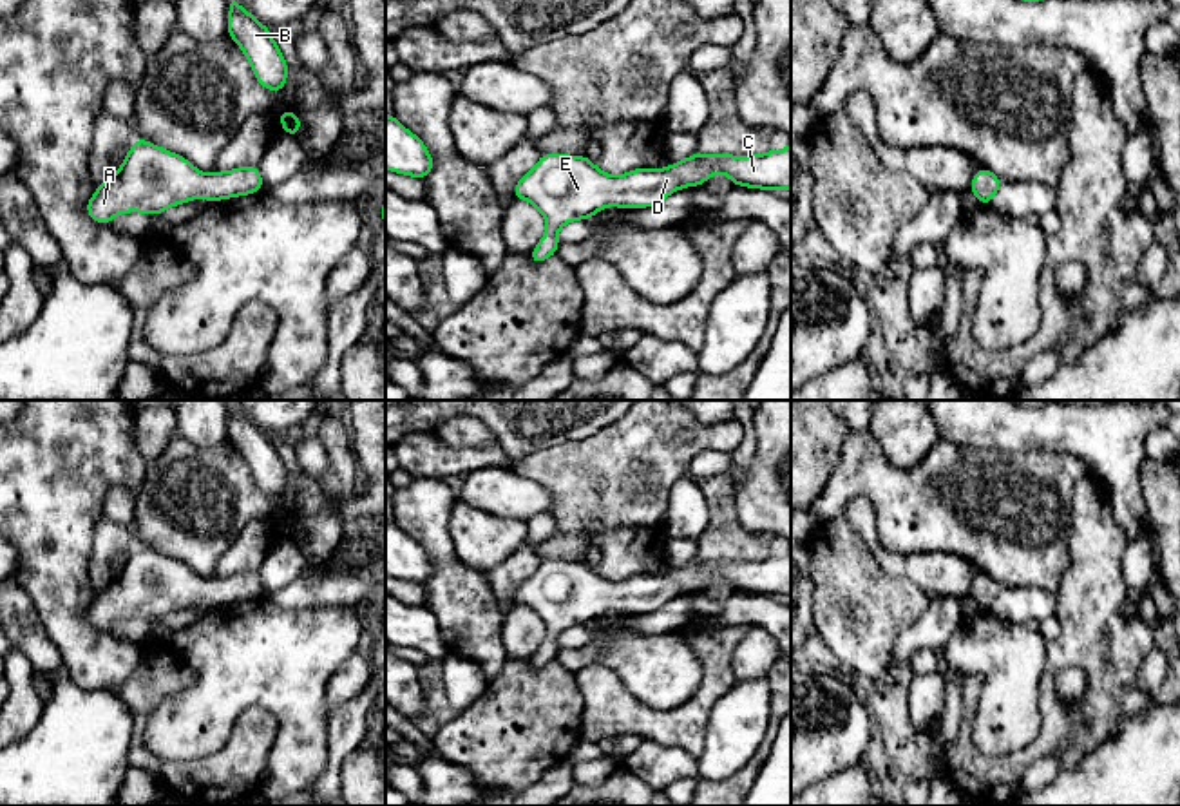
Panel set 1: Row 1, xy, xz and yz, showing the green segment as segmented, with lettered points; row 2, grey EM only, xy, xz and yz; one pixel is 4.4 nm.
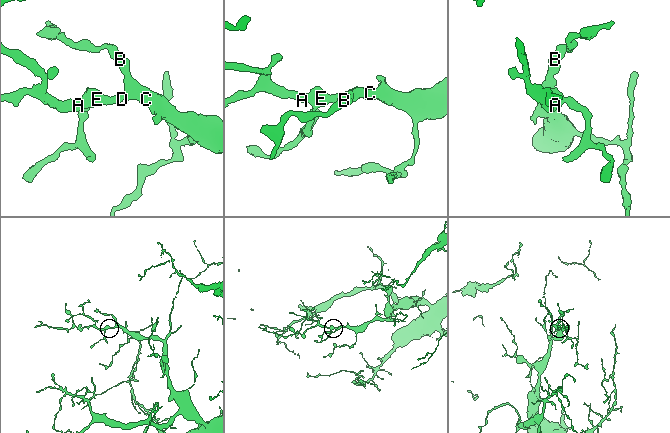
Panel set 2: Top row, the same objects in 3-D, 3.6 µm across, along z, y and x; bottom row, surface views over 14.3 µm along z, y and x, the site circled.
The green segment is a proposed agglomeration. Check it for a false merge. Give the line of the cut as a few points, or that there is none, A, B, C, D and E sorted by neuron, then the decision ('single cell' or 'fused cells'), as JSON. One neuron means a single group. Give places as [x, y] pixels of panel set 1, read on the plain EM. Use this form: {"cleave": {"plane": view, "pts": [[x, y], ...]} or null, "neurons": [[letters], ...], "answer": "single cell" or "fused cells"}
{"cleave": null, "neurons": [["A", "B", "C", "D", "E"]], "answer": "single cell"}

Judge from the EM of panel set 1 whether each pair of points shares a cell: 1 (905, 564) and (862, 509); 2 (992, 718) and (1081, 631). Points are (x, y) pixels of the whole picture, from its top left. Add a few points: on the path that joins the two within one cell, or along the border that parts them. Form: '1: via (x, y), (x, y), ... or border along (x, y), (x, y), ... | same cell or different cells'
1: via (889, 562), (875, 547), (865, 526) | same cell
2: border along (1046, 643), (1046, 665), (1041, 676), (1037, 707) | different cells

